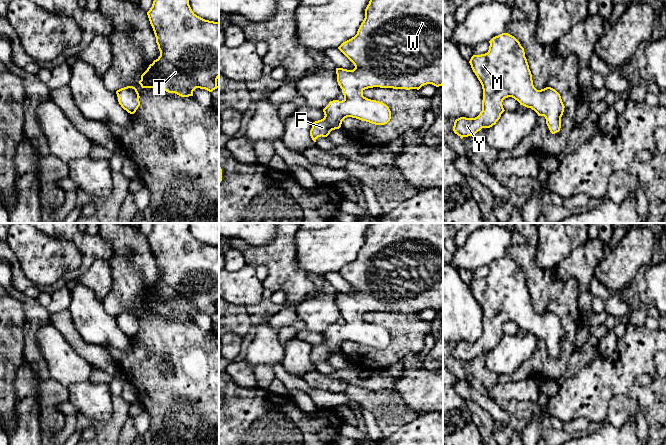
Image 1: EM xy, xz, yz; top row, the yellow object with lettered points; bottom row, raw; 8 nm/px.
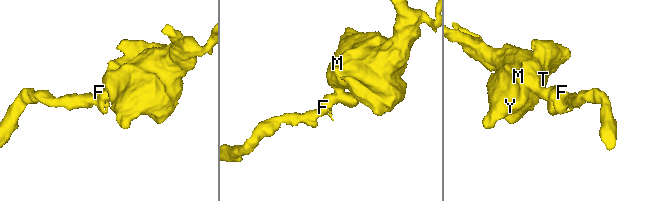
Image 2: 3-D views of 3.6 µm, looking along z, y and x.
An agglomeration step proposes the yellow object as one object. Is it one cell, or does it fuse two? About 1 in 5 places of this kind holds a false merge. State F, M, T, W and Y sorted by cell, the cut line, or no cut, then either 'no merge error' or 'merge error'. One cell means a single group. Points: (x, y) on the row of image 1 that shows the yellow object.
F M T W Y; no cut; no merge error

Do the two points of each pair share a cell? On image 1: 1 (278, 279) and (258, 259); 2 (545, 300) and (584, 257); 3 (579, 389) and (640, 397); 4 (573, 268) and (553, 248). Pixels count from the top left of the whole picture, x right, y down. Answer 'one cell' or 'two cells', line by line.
1: one cell
2: two cells
3: one cell
4: two cells

